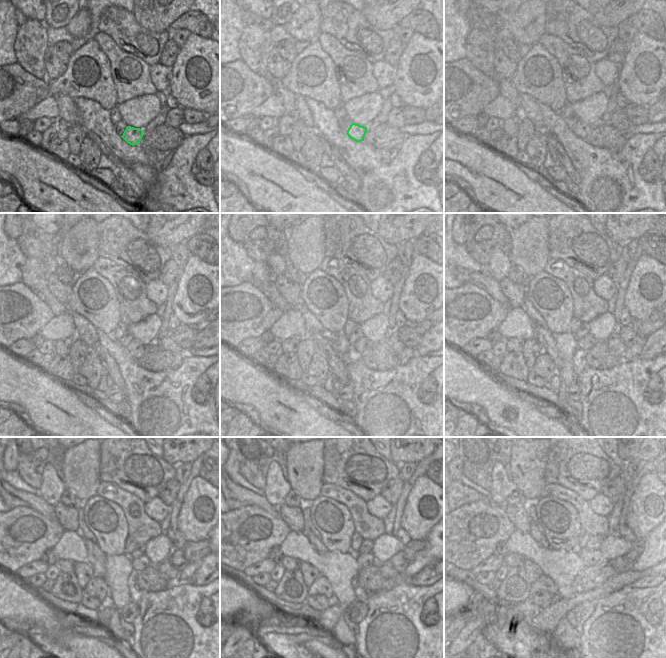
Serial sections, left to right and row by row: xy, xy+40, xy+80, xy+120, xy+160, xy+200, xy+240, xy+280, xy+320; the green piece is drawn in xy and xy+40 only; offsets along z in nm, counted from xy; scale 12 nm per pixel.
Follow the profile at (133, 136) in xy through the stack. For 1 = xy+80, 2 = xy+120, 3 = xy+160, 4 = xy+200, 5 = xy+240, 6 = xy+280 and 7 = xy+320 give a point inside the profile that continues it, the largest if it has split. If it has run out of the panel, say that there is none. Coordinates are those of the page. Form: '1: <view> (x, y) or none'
1: xy+80 (581, 129)
2: xy+120 (135, 349)
3: xy+160 (362, 344)
4: xy+200 (588, 341)
5: xy+240 (141, 563)
6: xy+280 (364, 560)
7: xy+320 (590, 558)

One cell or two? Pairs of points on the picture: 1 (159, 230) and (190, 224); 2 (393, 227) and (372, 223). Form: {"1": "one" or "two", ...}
{"1": "one", "2": "two"}

